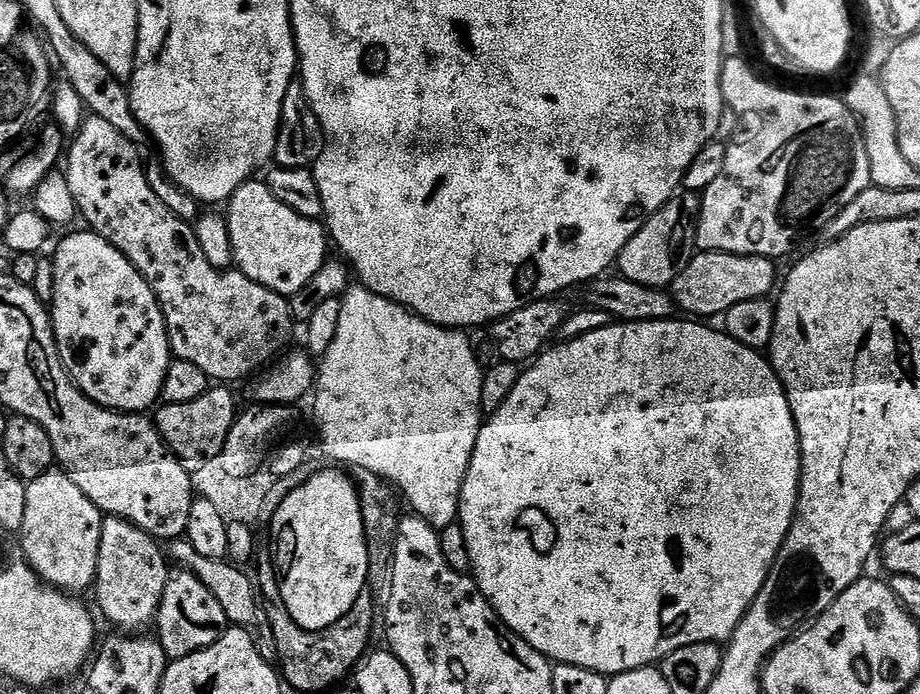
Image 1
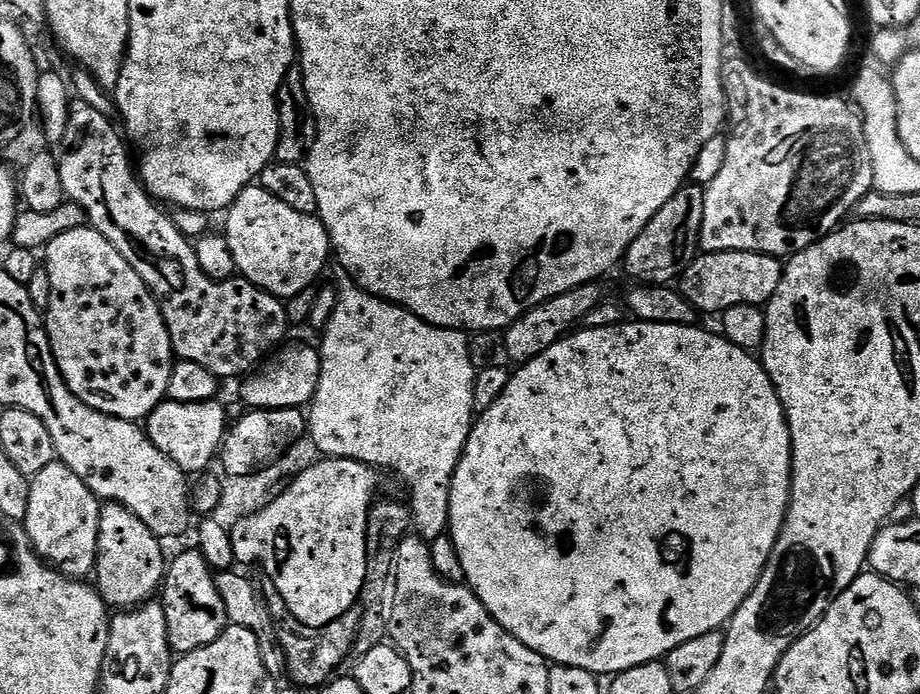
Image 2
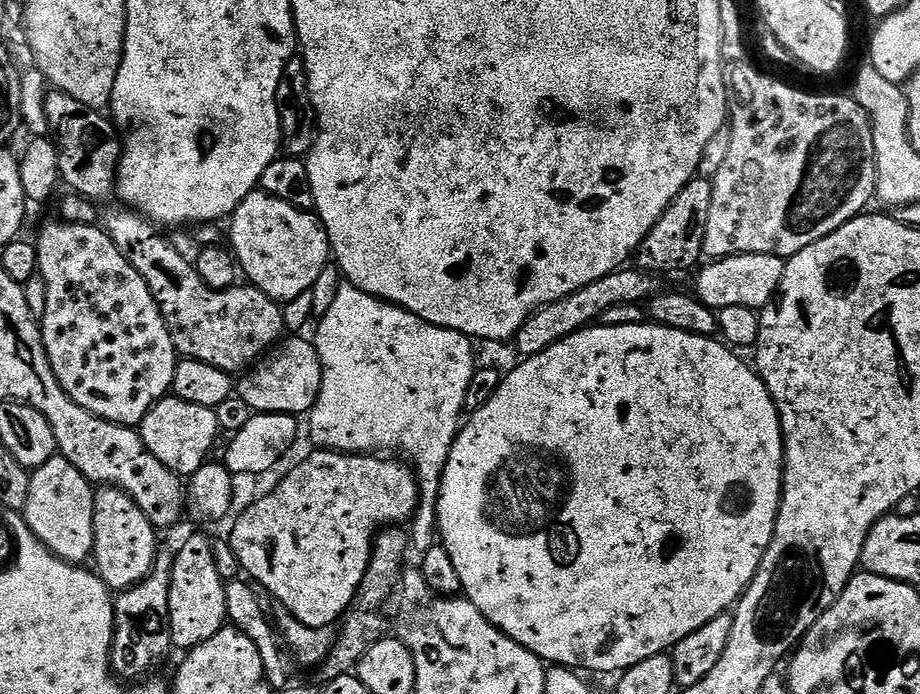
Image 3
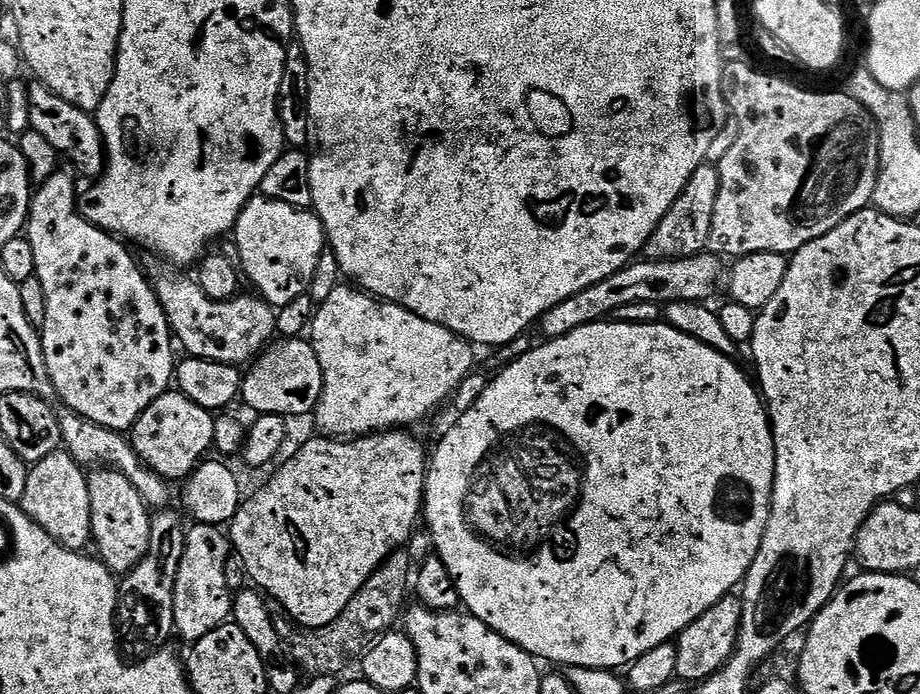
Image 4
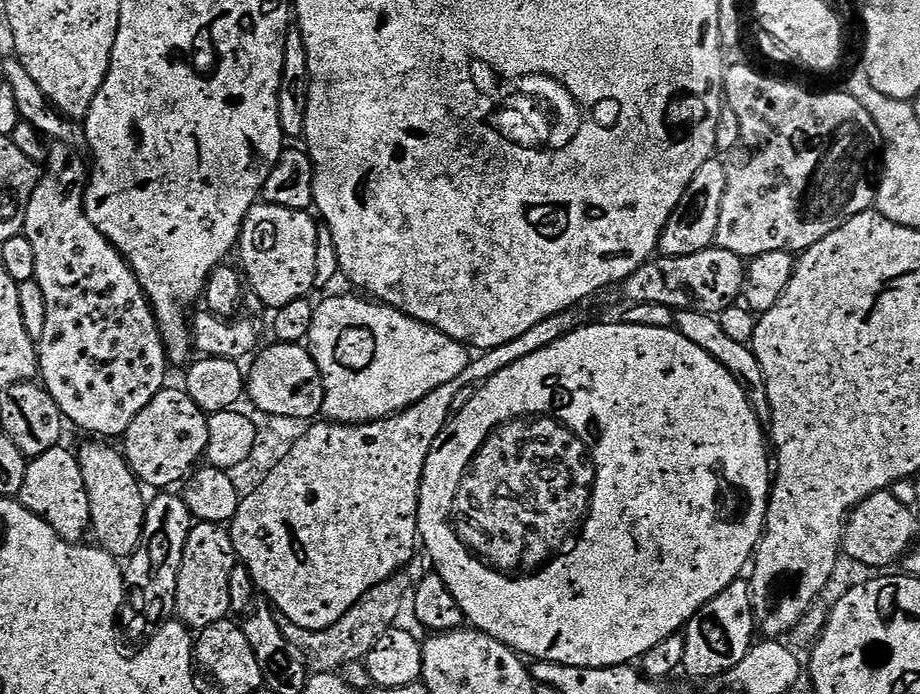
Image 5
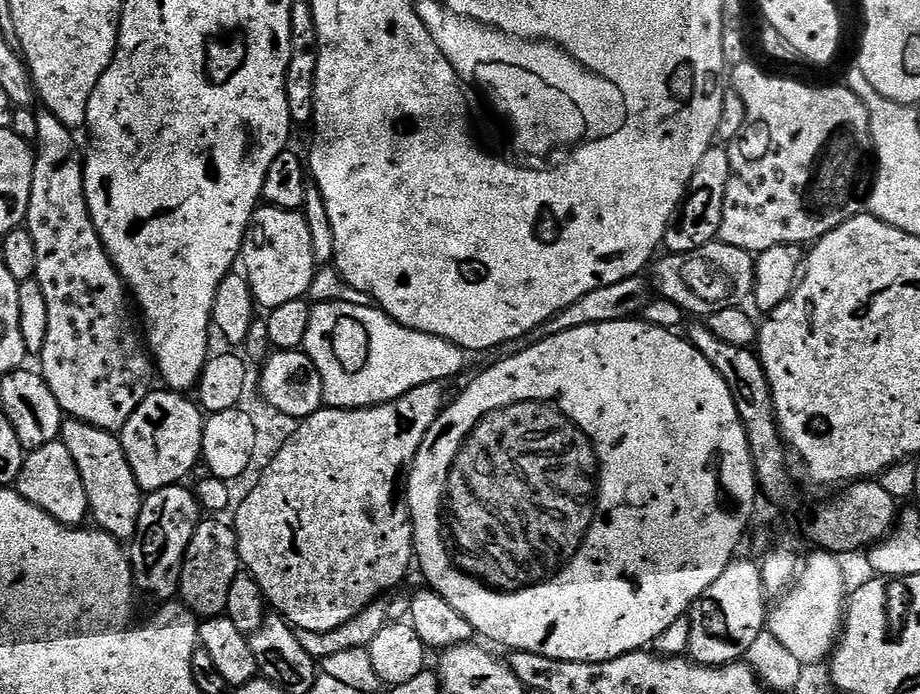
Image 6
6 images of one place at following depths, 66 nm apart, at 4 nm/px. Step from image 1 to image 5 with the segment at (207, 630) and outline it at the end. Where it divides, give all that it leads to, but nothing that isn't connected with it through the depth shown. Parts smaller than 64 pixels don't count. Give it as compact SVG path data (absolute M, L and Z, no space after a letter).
M193 523L176 583L175 615L179 620L189 629L203 630L225 619L232 608L232 571L235 568L238 568L238 557L231 531L219 524Z

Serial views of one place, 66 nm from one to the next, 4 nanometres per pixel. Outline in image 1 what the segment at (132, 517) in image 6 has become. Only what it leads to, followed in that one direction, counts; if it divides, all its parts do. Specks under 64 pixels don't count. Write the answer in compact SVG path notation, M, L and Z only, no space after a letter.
M105 515L102 538L98 546L98 570L94 593L100 612L113 624L113 629L136 634L153 623L160 610L162 594L170 575L166 552L155 536L134 526L121 516Z

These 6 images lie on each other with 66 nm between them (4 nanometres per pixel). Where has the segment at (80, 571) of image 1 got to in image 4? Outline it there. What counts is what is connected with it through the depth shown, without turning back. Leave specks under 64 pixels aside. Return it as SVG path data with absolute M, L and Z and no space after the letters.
M68 451L50 454L29 467L26 494L22 494L19 505L35 524L47 528L49 534L57 537L65 548L84 550L89 547L92 527L88 478L85 469Z

